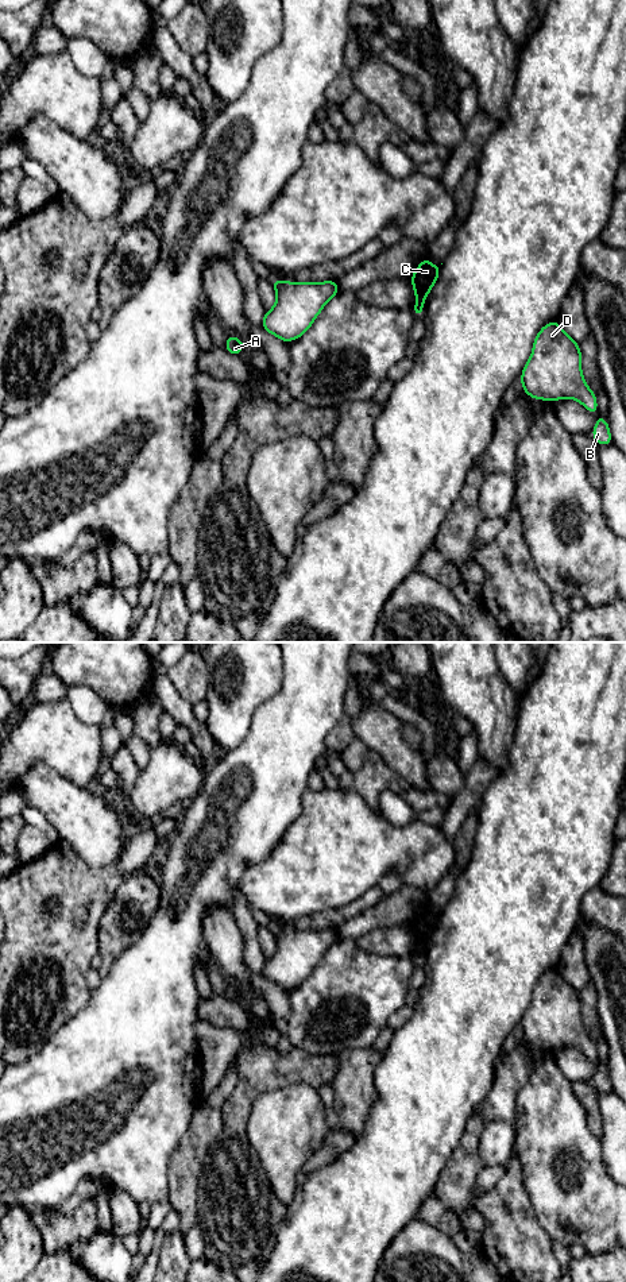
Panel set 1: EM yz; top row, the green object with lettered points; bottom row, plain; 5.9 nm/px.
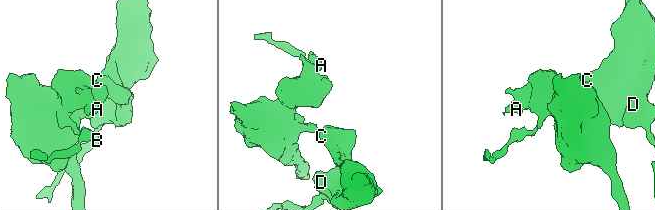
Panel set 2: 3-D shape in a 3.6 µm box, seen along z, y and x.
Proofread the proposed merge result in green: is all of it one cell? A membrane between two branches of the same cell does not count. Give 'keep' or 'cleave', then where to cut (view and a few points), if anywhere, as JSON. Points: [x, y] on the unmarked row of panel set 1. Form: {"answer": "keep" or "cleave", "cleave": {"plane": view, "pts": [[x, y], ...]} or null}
{"answer": "cleave", "cleave": {"plane": "yz", "pts": [[417, 952], [421, 953]]}}

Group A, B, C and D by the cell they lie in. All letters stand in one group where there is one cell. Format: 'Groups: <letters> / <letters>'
Groups: A / B C D

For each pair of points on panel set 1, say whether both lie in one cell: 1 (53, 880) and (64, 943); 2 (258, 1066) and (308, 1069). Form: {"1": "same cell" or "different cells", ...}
{"1": "same cell", "2": "same cell"}

